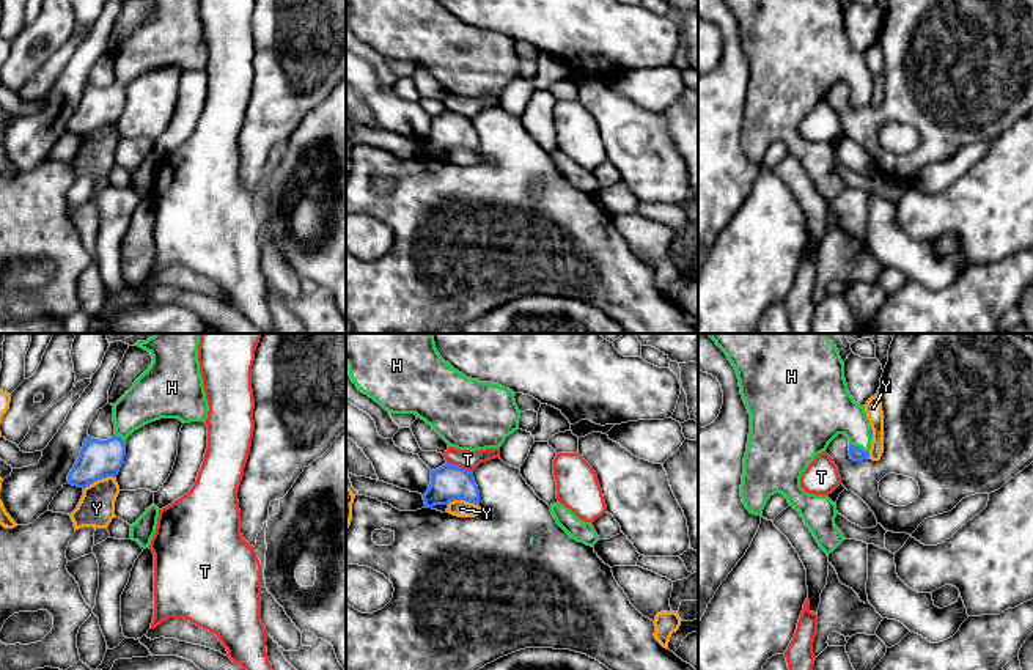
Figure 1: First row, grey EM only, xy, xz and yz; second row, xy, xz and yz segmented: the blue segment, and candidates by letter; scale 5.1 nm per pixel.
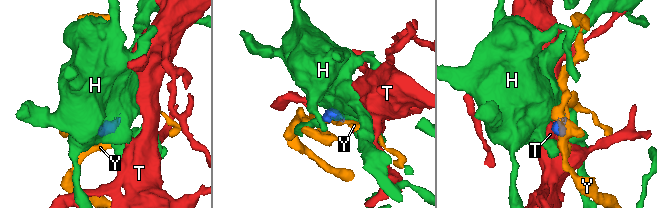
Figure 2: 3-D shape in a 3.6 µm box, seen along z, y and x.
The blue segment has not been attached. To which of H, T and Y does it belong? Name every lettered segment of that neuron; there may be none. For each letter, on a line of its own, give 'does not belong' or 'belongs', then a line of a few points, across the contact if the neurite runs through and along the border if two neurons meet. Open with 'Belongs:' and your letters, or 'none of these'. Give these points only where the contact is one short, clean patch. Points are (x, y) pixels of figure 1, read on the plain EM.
Belongs: H
H: belongs; line yz (856, 101), (857, 95), (857, 85), (826, 57)
T: does not belong; line xz (447, 109), (470, 120)
Y: does not belong; line xy (115, 125), (98, 126), (84, 137)

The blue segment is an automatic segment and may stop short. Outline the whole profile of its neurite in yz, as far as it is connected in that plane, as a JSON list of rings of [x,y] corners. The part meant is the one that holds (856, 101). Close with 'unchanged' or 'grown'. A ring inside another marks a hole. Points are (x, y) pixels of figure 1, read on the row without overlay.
[[[840,0],[725,2],[737,20],[741,42],[750,61],[741,132],[745,156],[752,162],[763,164],[767,148],[777,140],[783,142],[829,203],[846,187],[835,173],[836,153],[829,143],[805,140],[800,135],[800,124],[838,82],[849,87],[849,104],[855,110],[869,105],[873,90],[865,53],[855,50],[847,38]]]; grown

